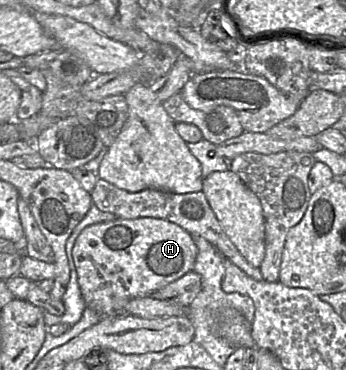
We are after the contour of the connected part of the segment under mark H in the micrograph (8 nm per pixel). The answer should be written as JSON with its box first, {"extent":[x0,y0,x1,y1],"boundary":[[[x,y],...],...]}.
{"extent":[72,218,198,317],"boundary":[[[115,218],[84,228],[72,249],[77,279],[86,307],[101,317],[124,315],[127,302],[157,290],[193,271],[198,254],[193,236],[161,218]]]}

